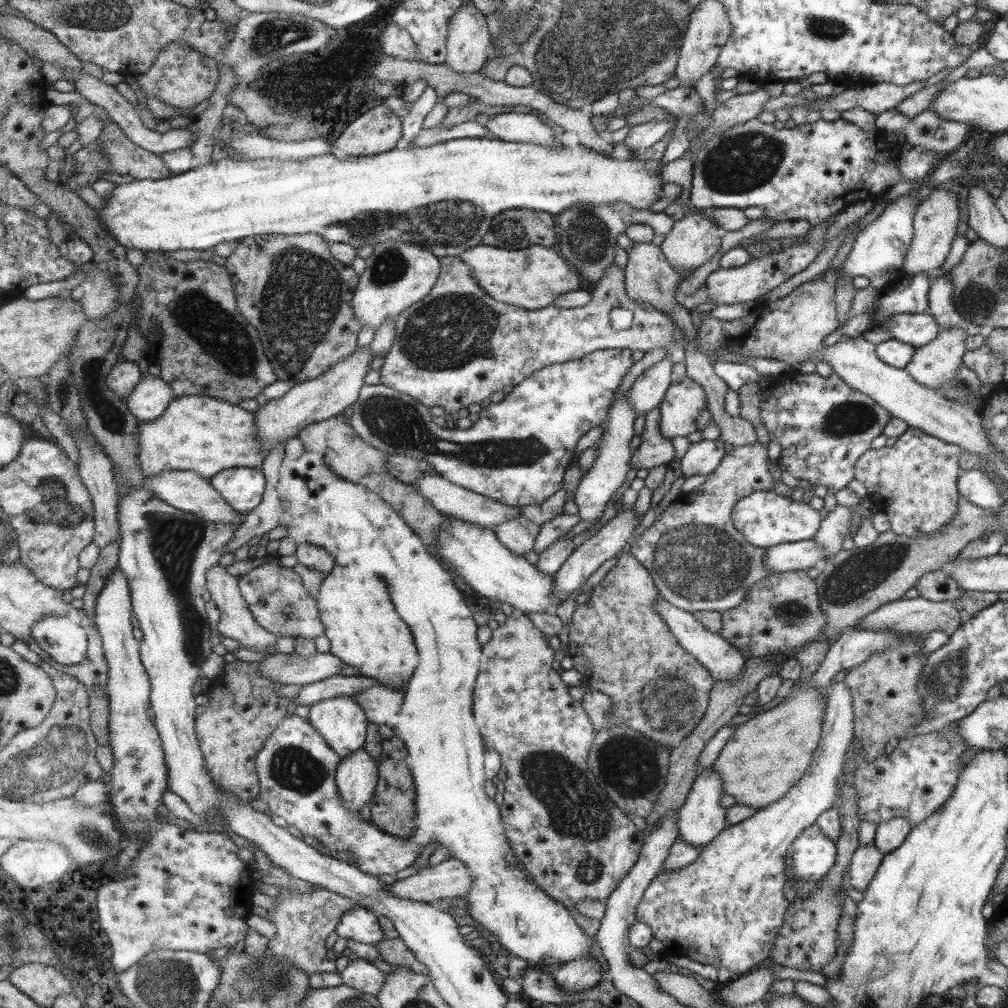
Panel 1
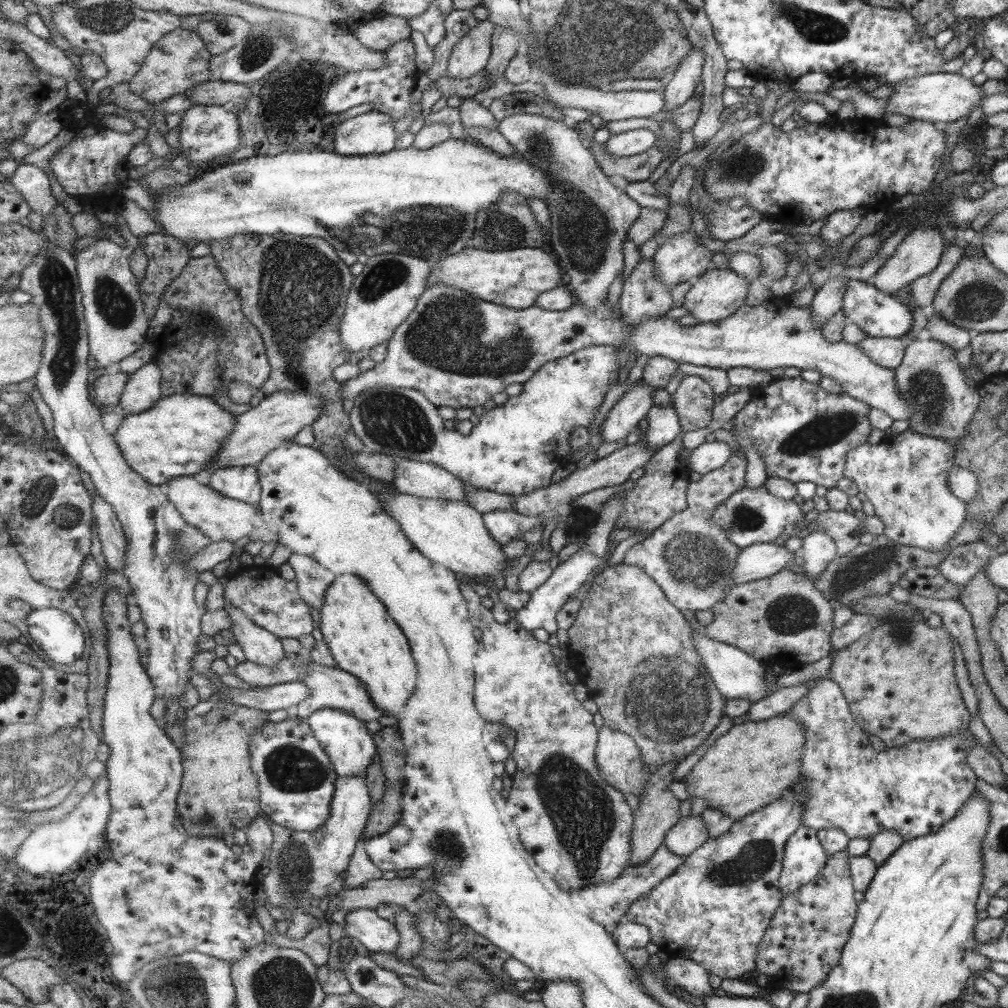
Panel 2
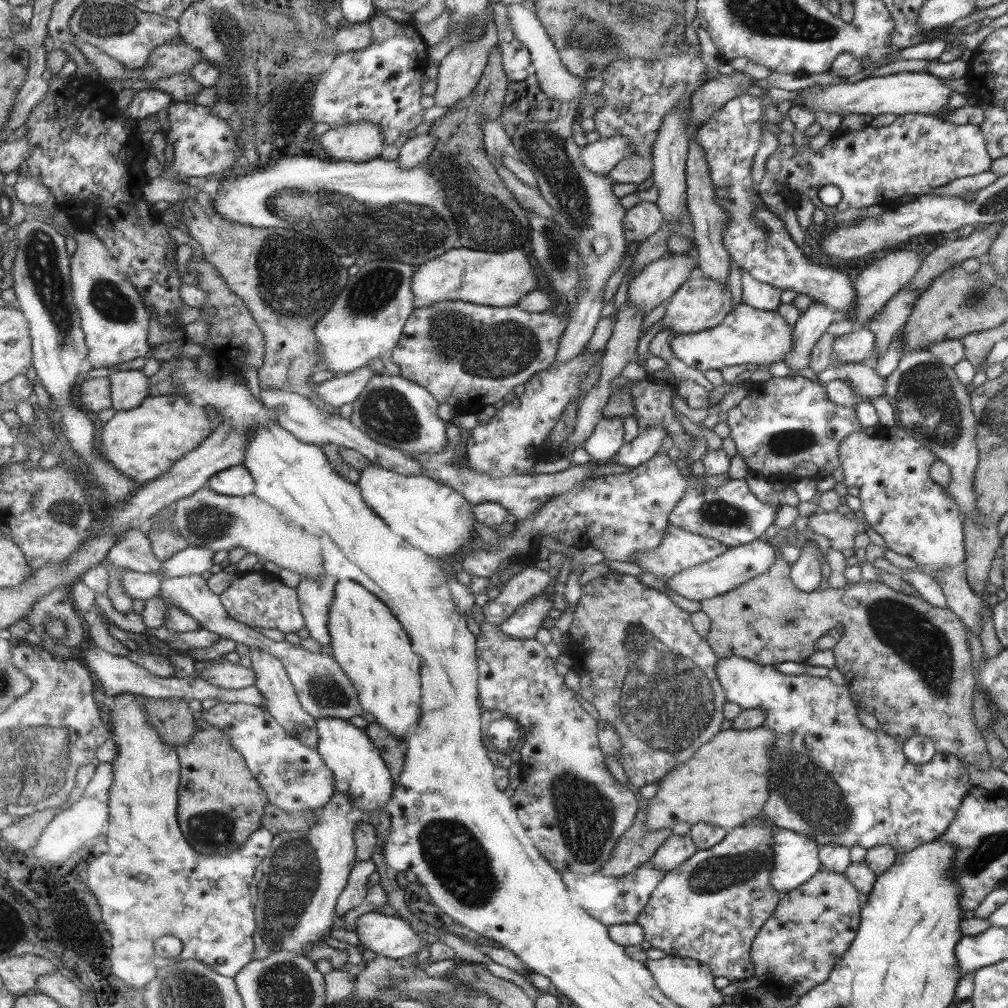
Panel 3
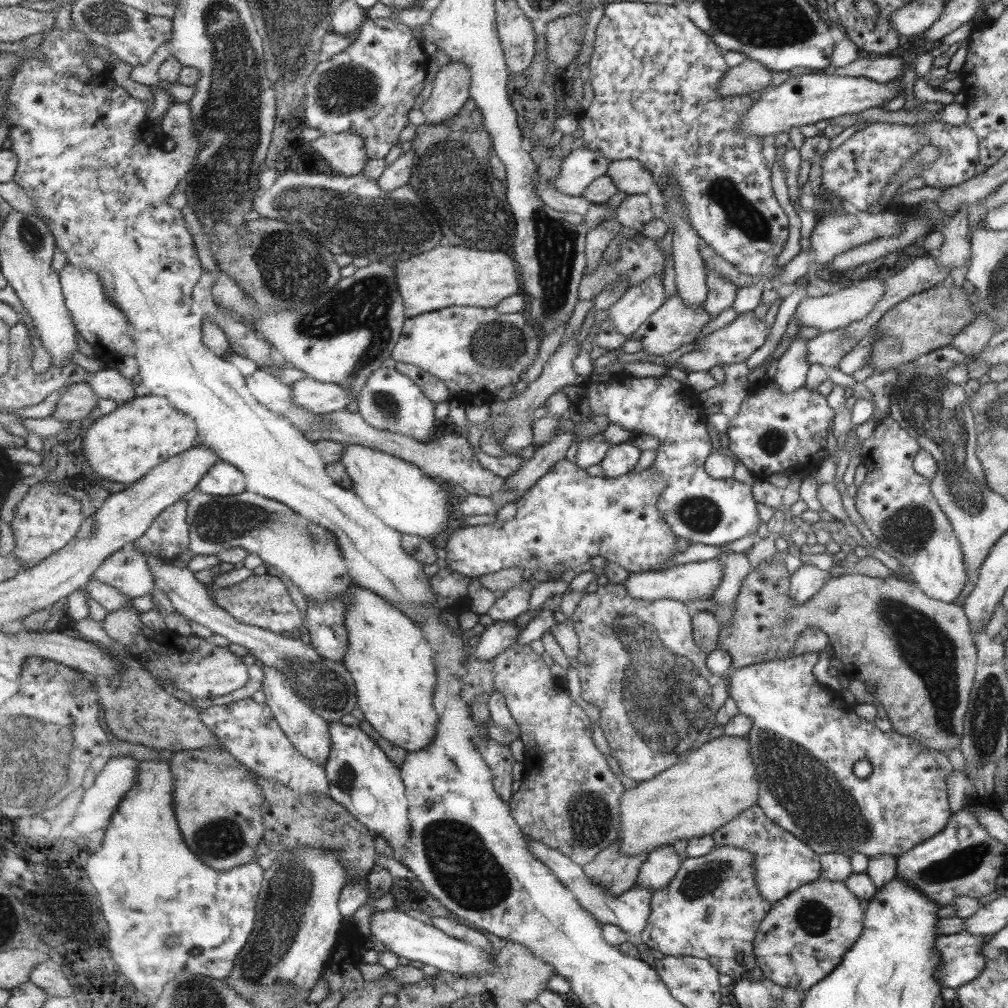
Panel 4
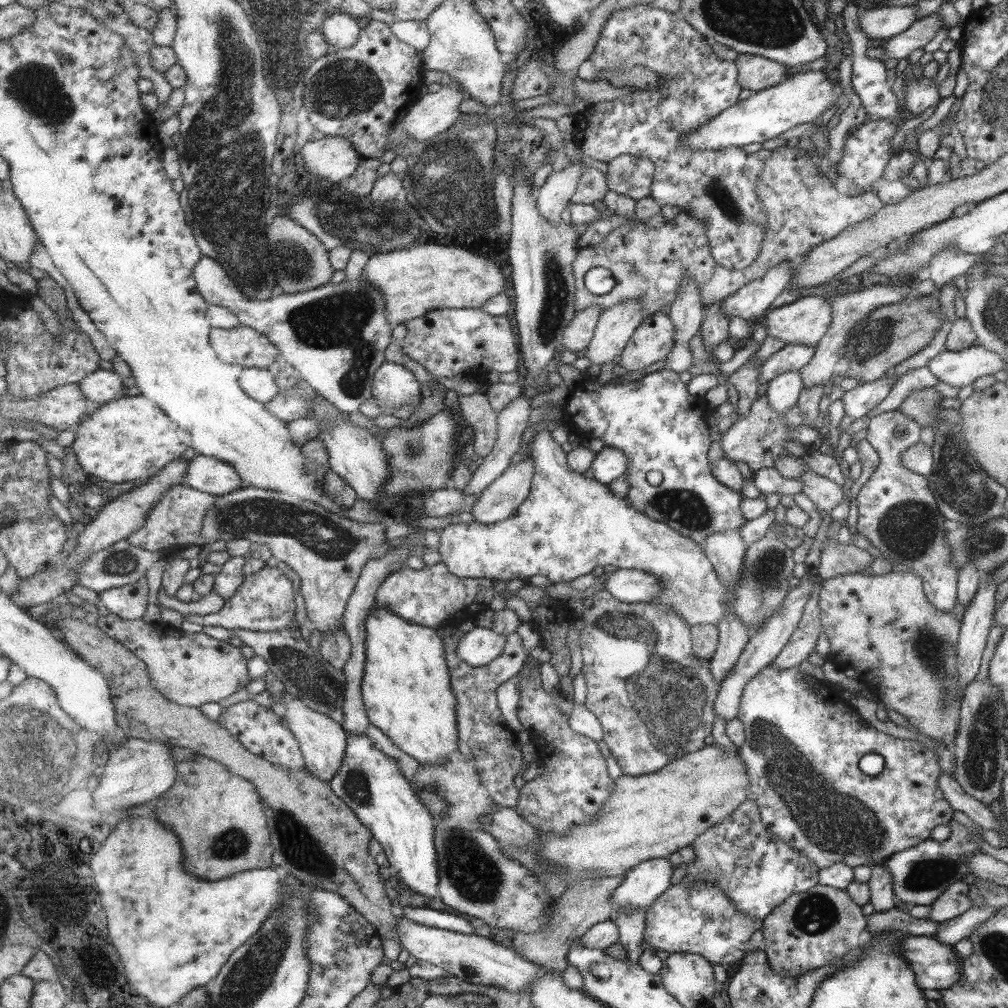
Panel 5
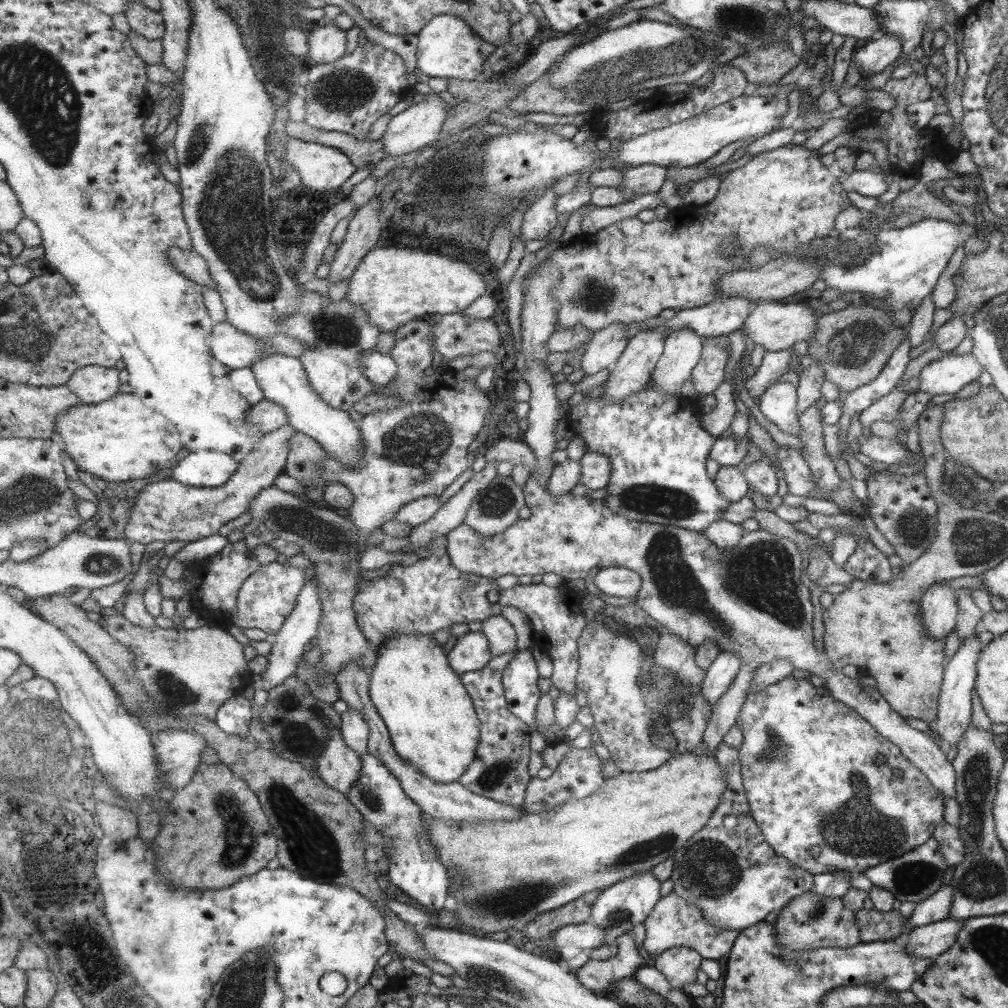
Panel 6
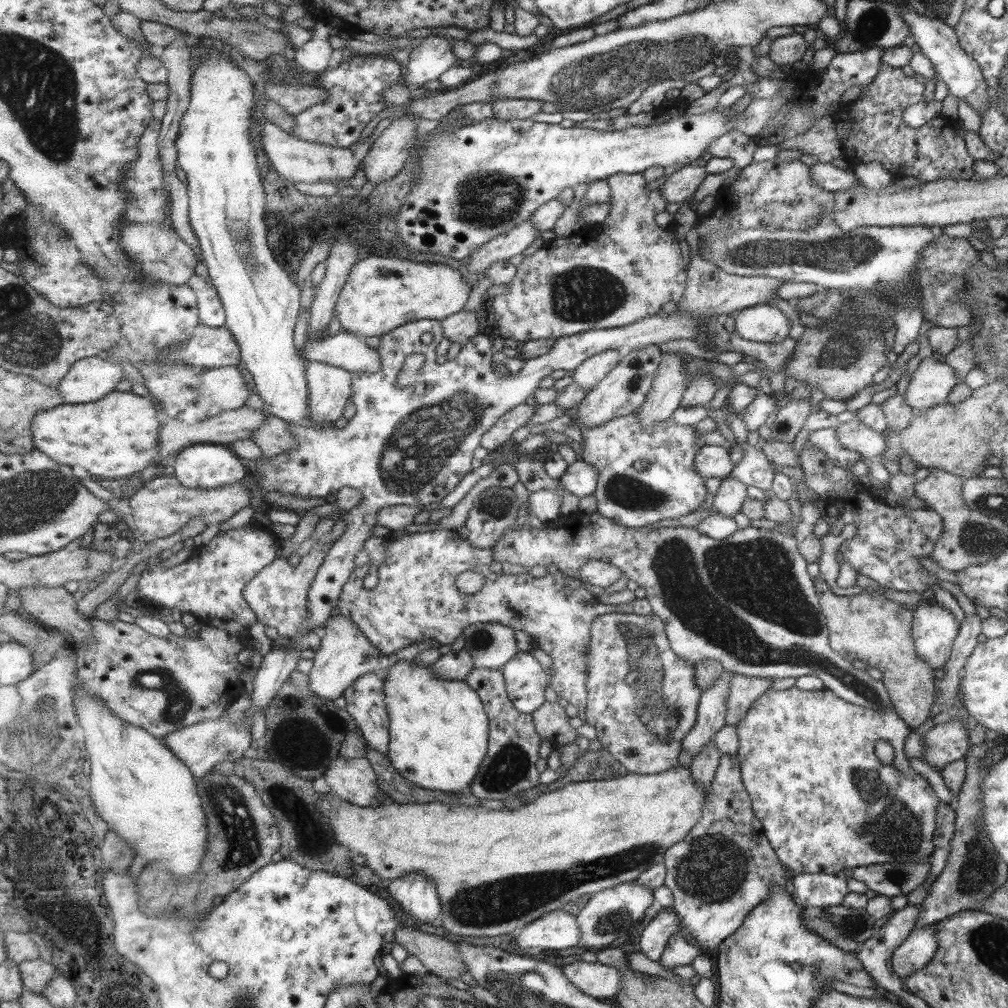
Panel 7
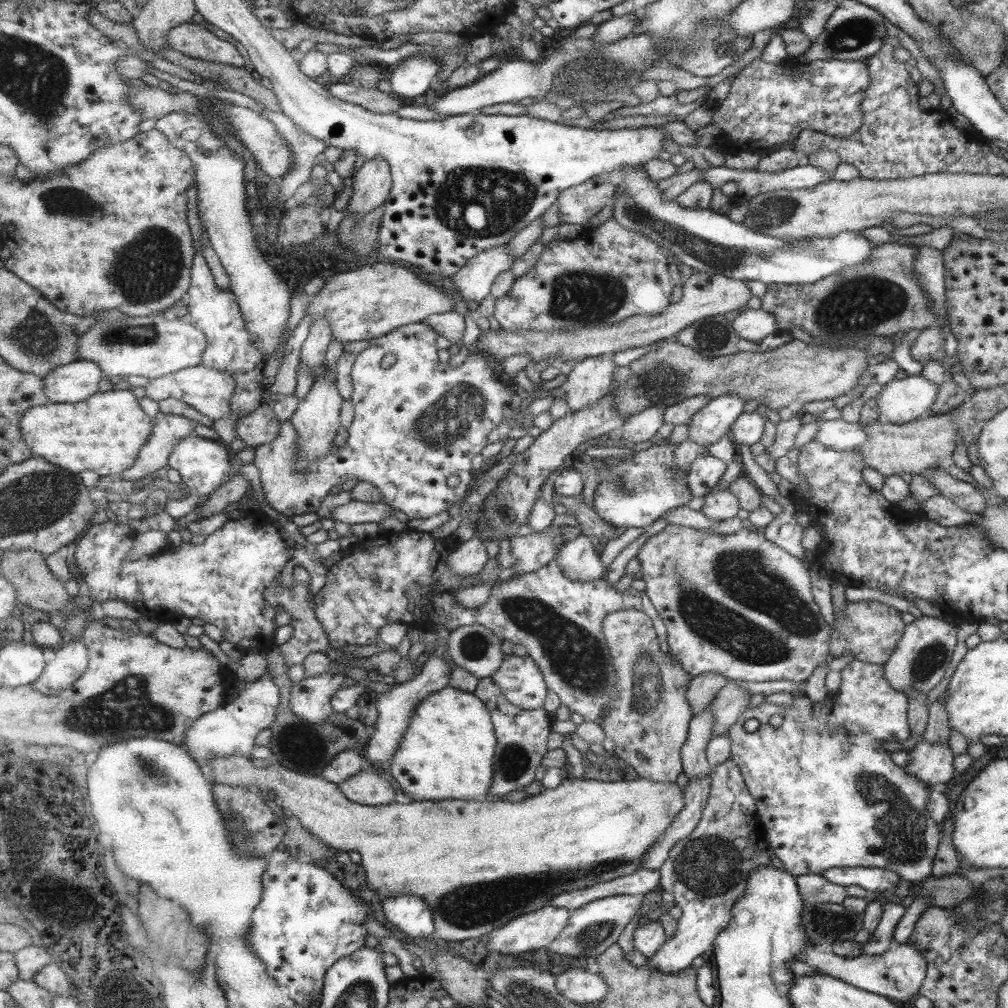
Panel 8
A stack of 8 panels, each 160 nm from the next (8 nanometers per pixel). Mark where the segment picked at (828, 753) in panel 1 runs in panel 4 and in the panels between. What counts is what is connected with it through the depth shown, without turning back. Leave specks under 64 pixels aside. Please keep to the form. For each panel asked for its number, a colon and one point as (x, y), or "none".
2: (714, 909)
3: (709, 908)
4: (711, 908)

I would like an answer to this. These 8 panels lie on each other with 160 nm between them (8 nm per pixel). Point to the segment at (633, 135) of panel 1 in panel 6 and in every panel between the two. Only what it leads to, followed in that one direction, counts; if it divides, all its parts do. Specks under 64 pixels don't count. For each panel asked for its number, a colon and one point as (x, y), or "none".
2: (623, 144)
3: (600, 156)
4: (583, 166)
5: (556, 194)
6: (541, 217)

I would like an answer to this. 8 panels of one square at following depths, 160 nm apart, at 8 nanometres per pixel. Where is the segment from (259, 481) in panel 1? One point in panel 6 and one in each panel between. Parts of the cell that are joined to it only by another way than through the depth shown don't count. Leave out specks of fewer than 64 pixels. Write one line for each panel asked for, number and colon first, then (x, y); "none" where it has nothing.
2: (243, 483)
3: (238, 481)
4: (225, 479)
5: (208, 474)
6: (205, 469)

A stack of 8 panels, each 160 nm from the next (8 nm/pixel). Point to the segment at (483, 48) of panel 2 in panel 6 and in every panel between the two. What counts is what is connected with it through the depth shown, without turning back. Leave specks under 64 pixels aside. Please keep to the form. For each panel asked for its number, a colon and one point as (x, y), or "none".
3: (459, 73)
4: (452, 87)
5: (436, 112)
6: (421, 124)

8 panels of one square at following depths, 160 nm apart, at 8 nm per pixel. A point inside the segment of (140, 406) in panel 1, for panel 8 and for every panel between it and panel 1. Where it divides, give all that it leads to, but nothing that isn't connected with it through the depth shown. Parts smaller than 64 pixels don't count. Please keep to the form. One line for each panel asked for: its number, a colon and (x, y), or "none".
2: (144, 391)
3: (130, 388)
4: (108, 383)
5: (104, 385)
6: (94, 384)
7: (91, 379)
8: (73, 383)

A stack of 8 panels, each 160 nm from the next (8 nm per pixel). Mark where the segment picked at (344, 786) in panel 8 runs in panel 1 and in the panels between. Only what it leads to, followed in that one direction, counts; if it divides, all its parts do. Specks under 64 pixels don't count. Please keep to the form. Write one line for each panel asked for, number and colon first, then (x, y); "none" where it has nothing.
1: (238, 622)
2: (263, 647)
3: (282, 700)
4: (308, 731)
5: (323, 742)
6: (339, 766)
7: (354, 780)

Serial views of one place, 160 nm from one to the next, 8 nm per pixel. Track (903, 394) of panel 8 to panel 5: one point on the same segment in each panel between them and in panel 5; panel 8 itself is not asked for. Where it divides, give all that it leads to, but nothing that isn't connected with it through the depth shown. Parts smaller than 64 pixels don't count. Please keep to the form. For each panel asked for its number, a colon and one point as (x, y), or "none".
5: (958, 369)
6: (948, 374)
7: (932, 381)

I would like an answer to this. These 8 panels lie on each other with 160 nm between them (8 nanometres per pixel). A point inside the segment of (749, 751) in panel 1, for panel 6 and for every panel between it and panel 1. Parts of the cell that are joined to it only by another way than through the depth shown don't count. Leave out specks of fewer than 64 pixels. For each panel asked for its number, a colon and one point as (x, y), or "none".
2: (752, 764)
3: (725, 783)
4: (717, 781)
5: (646, 817)
6: (521, 868)

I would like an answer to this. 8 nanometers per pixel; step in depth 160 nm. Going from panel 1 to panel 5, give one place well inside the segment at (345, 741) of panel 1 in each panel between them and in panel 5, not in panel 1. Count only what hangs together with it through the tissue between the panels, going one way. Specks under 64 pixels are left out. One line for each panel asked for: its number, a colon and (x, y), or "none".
2: (351, 747)
3: (359, 767)
4: (361, 776)
5: (371, 782)

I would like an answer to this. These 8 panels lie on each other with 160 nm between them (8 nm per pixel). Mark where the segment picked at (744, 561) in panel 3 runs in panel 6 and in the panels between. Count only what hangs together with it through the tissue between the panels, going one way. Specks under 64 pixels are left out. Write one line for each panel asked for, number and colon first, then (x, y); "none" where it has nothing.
4: (694, 581)
5: (630, 585)
6: (614, 581)

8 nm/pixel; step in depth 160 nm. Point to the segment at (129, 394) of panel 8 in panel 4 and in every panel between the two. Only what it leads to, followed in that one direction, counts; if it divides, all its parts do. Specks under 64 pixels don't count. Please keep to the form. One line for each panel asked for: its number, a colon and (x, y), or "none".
4: (123, 446)
5: (130, 438)
6: (118, 440)
7: (113, 438)

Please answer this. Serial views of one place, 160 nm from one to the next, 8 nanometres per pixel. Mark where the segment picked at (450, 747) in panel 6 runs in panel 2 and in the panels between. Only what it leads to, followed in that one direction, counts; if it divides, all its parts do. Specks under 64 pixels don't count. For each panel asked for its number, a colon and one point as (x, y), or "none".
2: (363, 638)
3: (376, 652)
4: (393, 665)
5: (407, 690)

